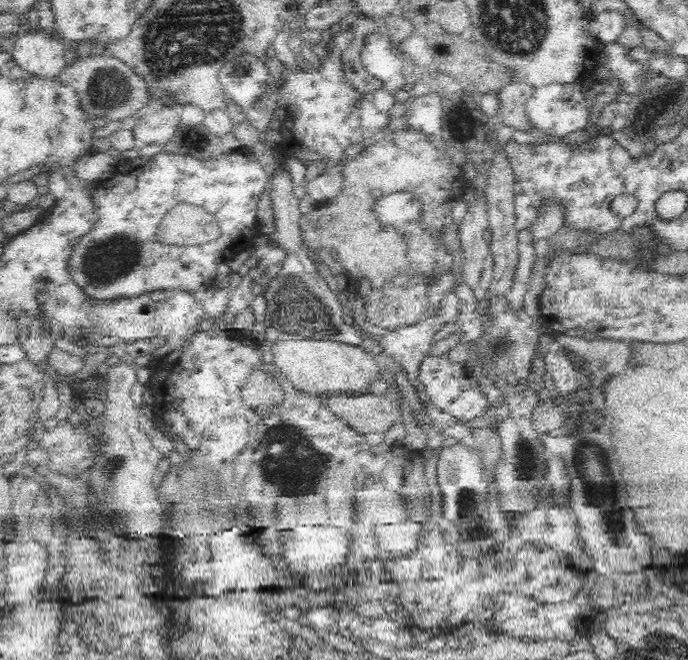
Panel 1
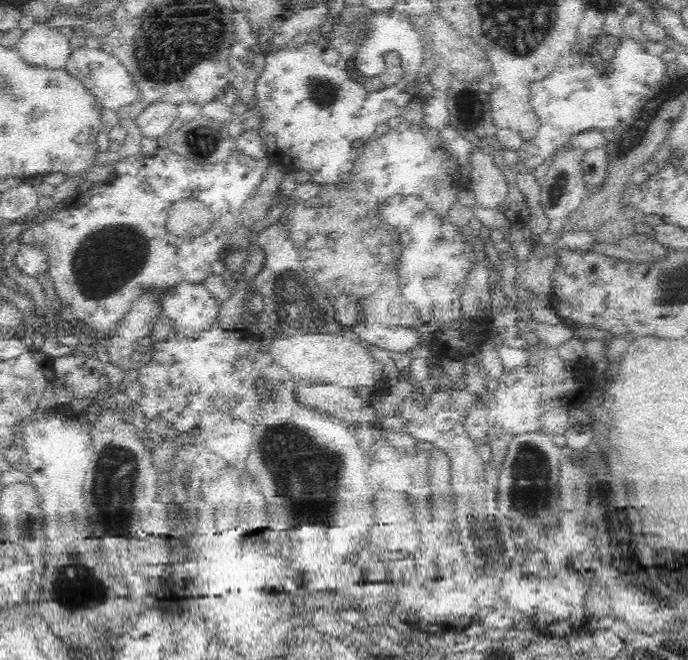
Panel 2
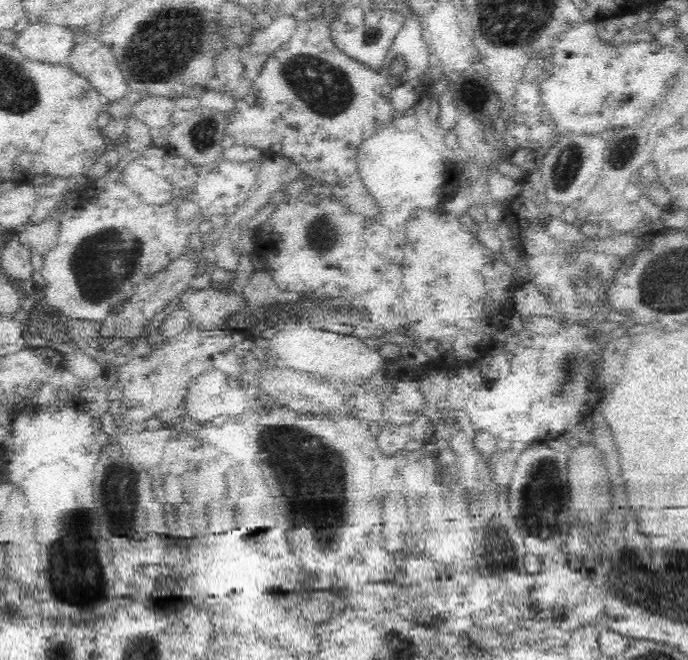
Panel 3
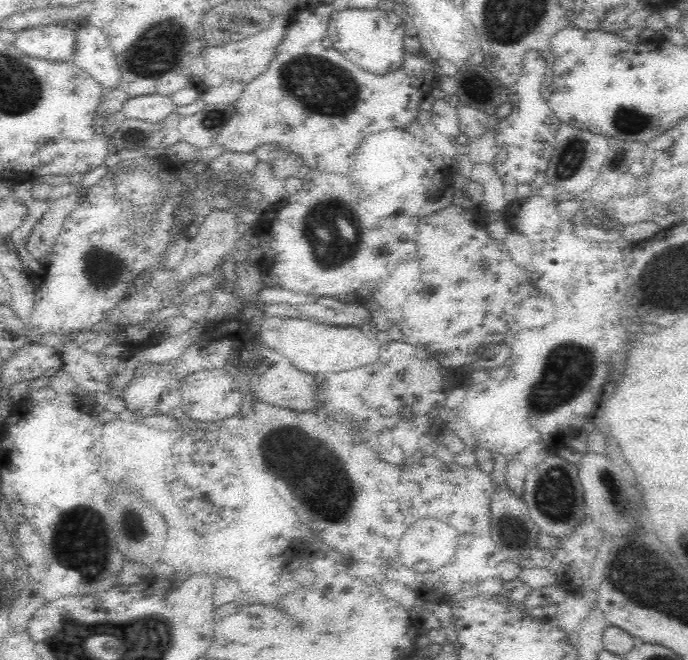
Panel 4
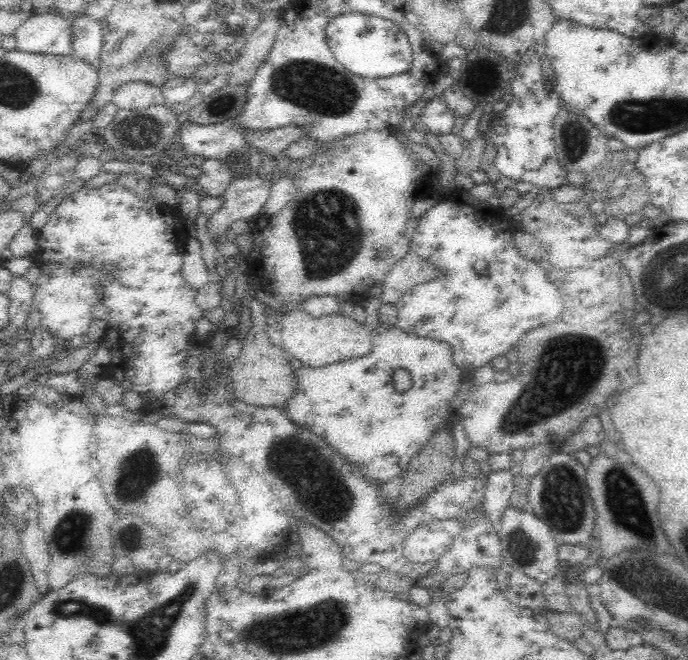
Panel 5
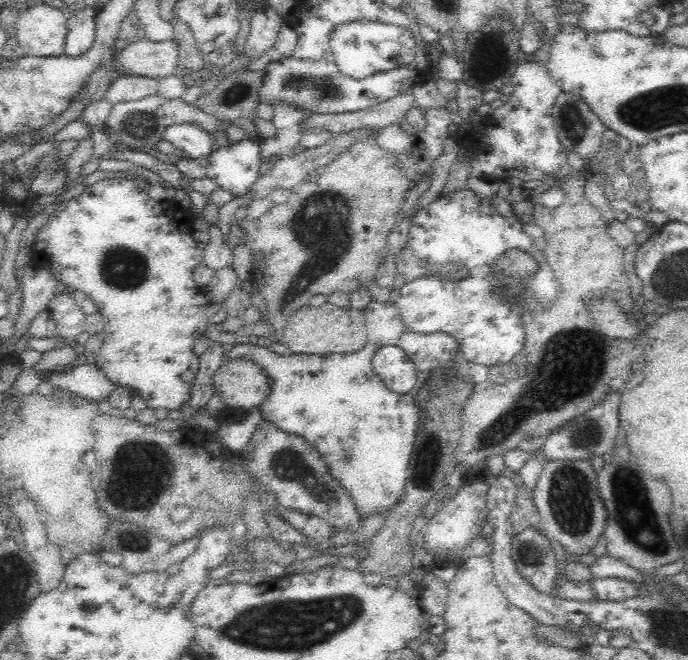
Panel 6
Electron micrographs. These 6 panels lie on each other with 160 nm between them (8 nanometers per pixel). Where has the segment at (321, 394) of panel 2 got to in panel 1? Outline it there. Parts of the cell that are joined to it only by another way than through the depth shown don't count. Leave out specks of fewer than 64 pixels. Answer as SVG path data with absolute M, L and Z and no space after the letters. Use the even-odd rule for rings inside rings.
M324 393L316 397L340 420L348 422L352 430L358 430L363 435L369 432L386 432L394 421L401 418L396 401L385 395Z

